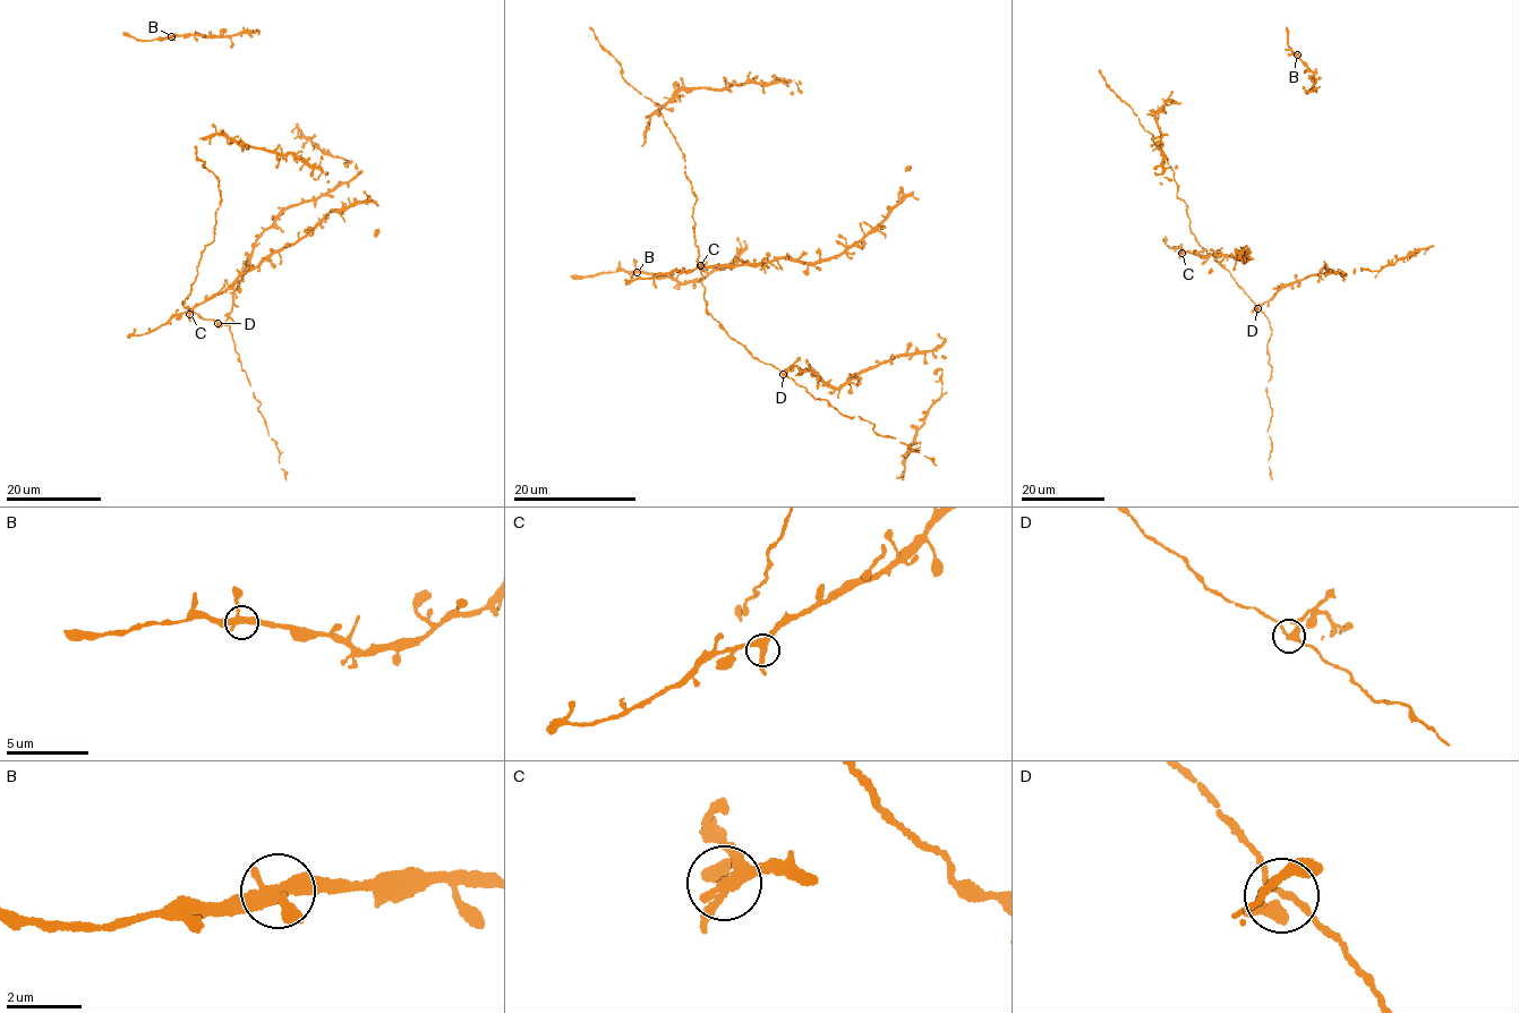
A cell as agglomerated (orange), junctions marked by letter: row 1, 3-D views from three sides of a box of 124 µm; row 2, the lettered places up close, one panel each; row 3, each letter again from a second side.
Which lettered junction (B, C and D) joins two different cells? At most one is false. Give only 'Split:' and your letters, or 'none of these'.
Split: none of these

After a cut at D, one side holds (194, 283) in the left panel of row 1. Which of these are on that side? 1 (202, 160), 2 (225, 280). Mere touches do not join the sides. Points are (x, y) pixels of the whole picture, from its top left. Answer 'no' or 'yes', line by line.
1: yes
2: no

